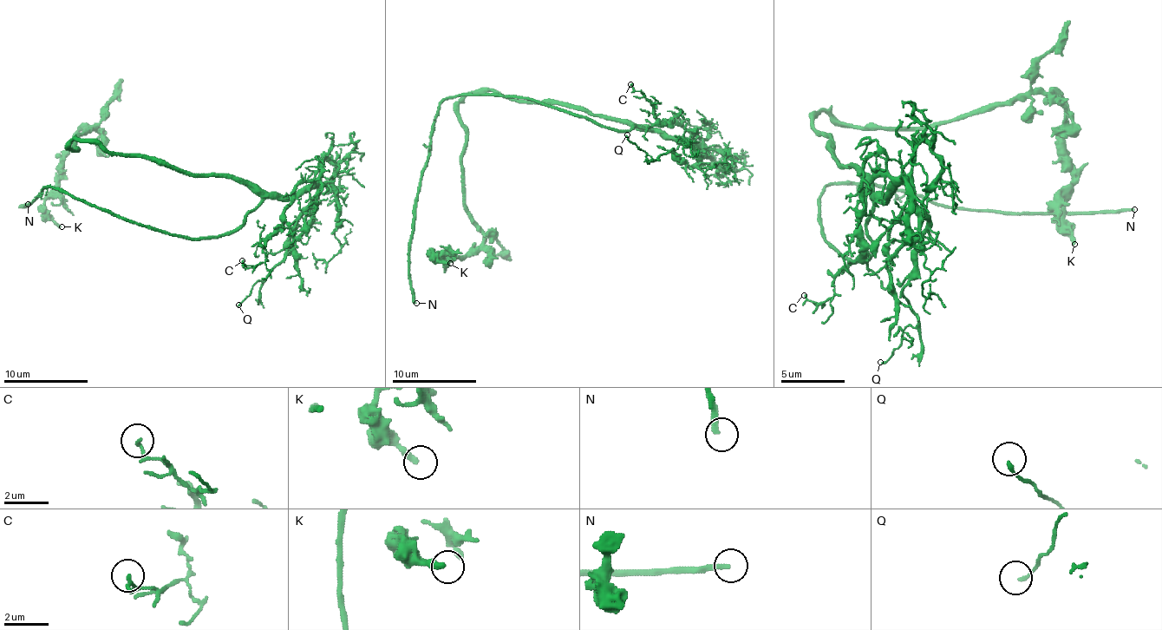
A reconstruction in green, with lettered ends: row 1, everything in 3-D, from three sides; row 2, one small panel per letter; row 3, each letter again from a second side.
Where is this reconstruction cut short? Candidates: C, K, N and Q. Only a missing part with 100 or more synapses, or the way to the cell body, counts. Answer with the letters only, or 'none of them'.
N

